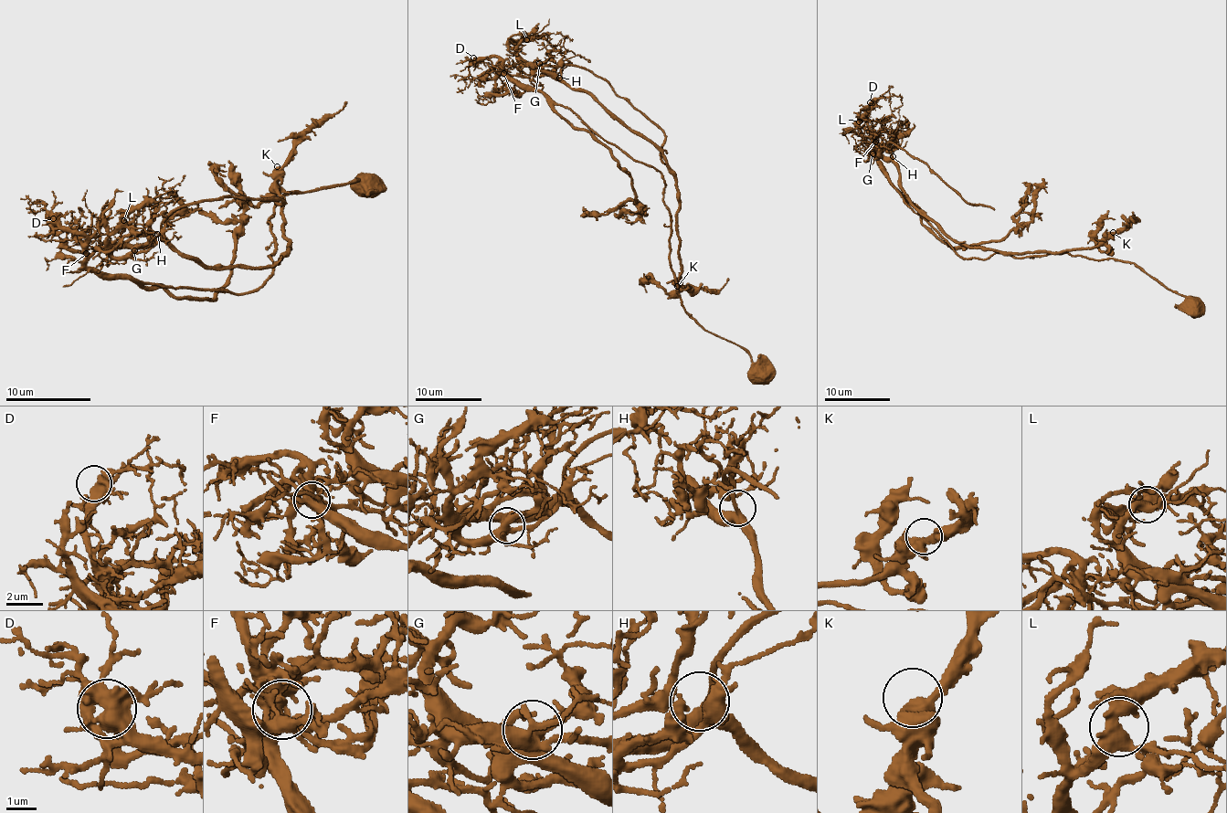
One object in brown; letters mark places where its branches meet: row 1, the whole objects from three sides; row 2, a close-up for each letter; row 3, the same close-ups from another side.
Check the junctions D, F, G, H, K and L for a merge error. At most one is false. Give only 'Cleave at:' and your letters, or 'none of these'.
Cleave at: F

